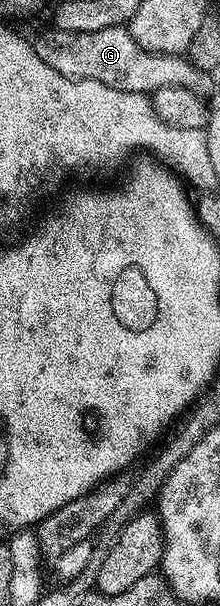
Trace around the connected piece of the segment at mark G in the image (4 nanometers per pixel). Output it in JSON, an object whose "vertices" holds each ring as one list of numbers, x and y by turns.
{"vertices":[[125,26,94,32,48,31,32,41,33,49,39,58,43,58,43,62,47,62,47,66,51,66,51,70,72,80,94,80,115,90,151,94,168,84,193,90,203,79,202,73,184,55,168,56,162,52,149,52,135,42]]}

